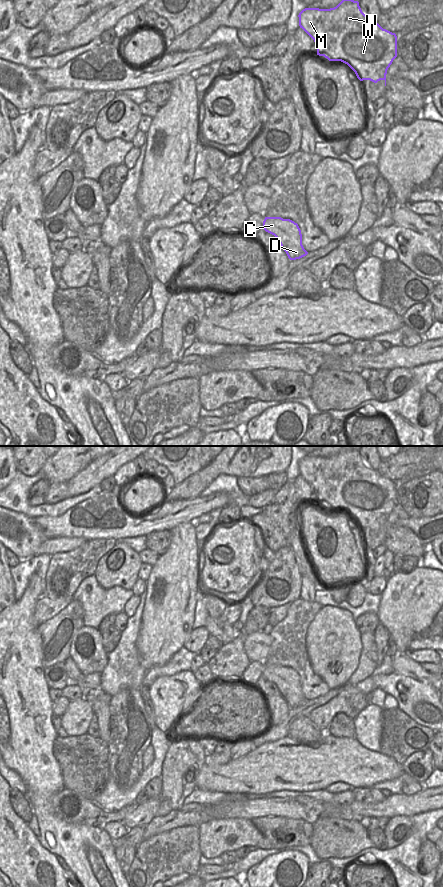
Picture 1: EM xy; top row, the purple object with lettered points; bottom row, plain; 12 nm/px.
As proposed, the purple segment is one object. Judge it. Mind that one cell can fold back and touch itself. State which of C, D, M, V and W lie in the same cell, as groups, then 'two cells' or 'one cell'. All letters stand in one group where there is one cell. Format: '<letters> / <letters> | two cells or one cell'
C D M V W | one cell

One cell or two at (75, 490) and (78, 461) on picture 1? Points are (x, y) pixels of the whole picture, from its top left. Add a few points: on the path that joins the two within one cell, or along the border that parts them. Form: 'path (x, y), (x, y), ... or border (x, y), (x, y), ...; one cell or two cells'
border (92, 458), (85, 467), (66, 482); two cells

